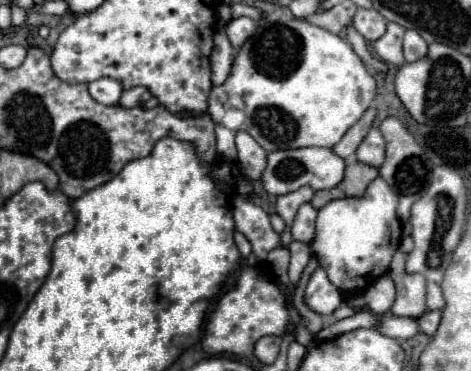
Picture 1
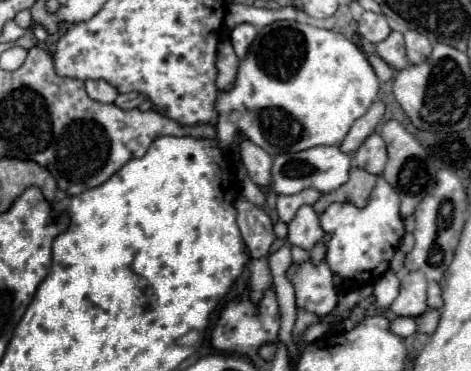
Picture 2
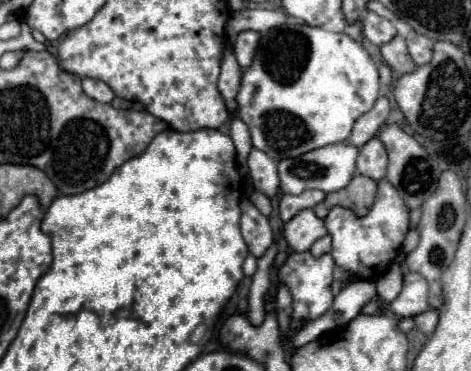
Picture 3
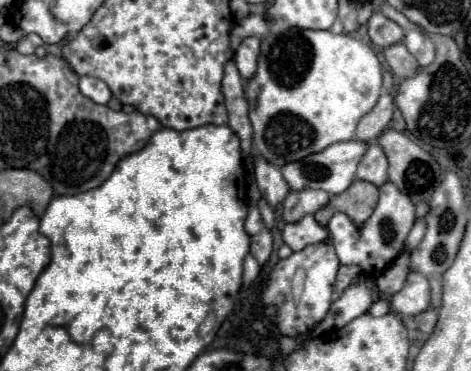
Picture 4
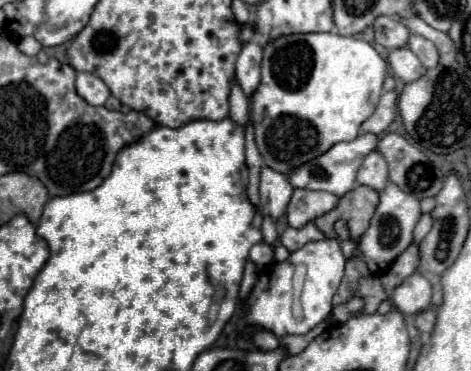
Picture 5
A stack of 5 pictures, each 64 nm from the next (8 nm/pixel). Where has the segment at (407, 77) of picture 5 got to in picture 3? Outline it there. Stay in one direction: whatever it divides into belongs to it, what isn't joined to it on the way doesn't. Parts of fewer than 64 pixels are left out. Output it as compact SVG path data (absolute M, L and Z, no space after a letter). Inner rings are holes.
M396 36L394 40L390 40L388 44L384 44L380 48L382 58L386 60L386 64L396 72L396 74L404 74L404 72L414 72L418 66L414 64L414 60L408 56L406 50L406 42L404 38Z

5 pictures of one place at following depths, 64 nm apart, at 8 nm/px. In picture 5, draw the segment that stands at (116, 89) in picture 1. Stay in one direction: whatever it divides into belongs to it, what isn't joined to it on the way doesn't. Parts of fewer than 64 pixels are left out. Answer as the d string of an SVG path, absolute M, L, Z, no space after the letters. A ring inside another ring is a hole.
M88 72L76 74L76 92L92 106L102 106L110 96L108 86L98 76L92 76Z

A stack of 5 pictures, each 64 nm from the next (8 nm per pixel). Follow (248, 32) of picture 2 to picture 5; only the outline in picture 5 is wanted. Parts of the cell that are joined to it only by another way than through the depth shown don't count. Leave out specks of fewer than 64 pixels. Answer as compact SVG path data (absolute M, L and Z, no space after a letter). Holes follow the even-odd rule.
M256 42L244 44L236 60L236 82L248 98L252 98L252 92L256 92L260 84L260 60L262 46Z

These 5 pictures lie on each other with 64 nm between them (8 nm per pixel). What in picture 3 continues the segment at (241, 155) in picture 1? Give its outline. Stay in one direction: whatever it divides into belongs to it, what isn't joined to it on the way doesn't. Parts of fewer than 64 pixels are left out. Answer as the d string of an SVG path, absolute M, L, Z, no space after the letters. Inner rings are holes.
M254 148L248 158L248 168L256 190L266 194L268 198L280 196L280 180L276 176L276 162L272 158Z

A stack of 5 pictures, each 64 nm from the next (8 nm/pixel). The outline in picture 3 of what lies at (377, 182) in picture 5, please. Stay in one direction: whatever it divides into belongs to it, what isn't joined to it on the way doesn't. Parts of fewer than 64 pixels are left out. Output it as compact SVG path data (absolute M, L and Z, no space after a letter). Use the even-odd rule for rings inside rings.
M372 138L370 142L366 142L360 148L360 156L358 156L358 162L356 162L356 172L380 182L386 176L386 164L388 164L386 148L382 146L382 142L378 138Z

